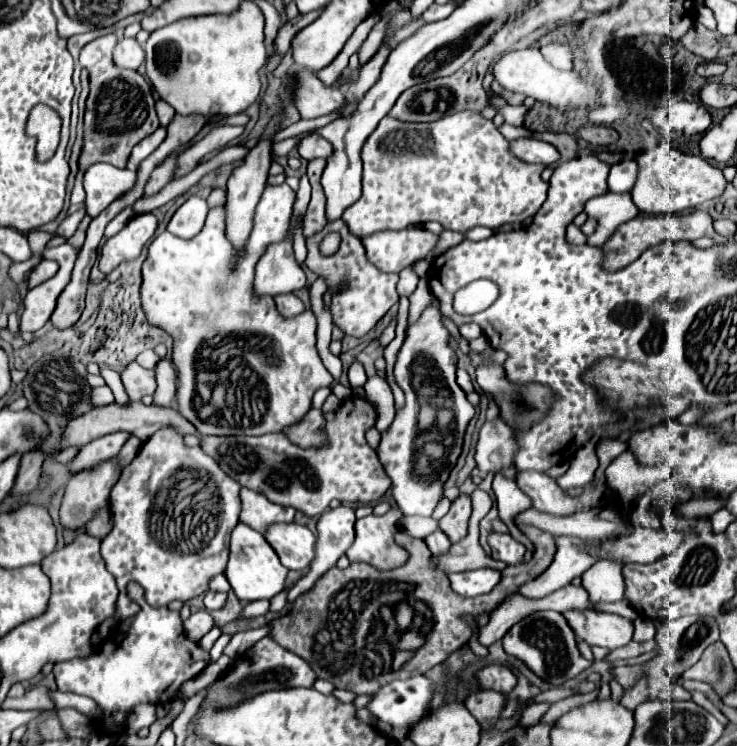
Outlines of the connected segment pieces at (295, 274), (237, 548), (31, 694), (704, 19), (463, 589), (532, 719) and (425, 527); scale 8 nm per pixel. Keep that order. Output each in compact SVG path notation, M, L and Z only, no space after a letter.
M293 232L287 240L271 244L257 262L253 292L255 296L277 296L305 288L305 274L293 256Z
M239 522L231 532L231 546L229 546L229 562L225 568L225 576L237 594L239 600L253 602L261 598L273 598L285 588L287 568L279 562L275 550L269 546L269 542L253 528L247 528L247 524Z
M33 686L21 698L7 698L1 708L17 708L17 710L55 710L55 702L49 696L49 688Z
M707 6L697 8L697 22L701 22L709 30L715 30L715 18L713 18L711 10L707 10Z
M479 568L479 570L469 570L469 572L457 572L449 574L451 588L463 598L473 598L481 594L489 594L501 580L499 570L489 570L489 568Z
M531 704L531 706L527 706L525 710L523 710L523 714L521 714L521 718L519 718L519 722L517 724L521 724L521 728L529 728L529 726L533 726L533 724L537 724L539 722L539 718L547 712L547 708L549 708L549 704Z
M403 516L401 520L401 530L413 538L425 538L431 532L437 530L437 522L433 518L421 518L421 516Z

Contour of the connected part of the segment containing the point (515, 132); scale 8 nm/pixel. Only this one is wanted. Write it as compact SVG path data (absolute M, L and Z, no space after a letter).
M503 122L499 128L497 128L499 132L503 132L503 136L511 142L511 140L517 140L519 136L529 136L529 132L525 130L525 128L515 128L515 126L511 126L511 124L507 124L507 122Z

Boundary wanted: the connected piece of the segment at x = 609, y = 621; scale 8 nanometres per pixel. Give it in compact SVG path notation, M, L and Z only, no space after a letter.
M567 610L563 616L575 636L591 646L605 646L613 650L629 644L633 638L633 624L617 614L597 610Z

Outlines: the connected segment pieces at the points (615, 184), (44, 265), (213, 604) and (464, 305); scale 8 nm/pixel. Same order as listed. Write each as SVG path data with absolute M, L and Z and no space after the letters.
M623 160L611 166L607 184L611 192L629 192L631 186L635 184L635 176L637 176L637 164L635 160Z
M41 260L41 262L31 270L31 274L29 274L29 278L27 278L27 290L31 290L31 288L43 284L45 280L49 280L51 276L55 276L57 268L59 268L59 266L57 266L55 262L51 262L51 260Z
M207 592L203 602L205 602L205 608L207 610L219 610L219 608L223 608L225 598L227 598L225 592Z
M477 280L455 294L455 310L481 312L489 308L497 296L497 286L491 280Z

